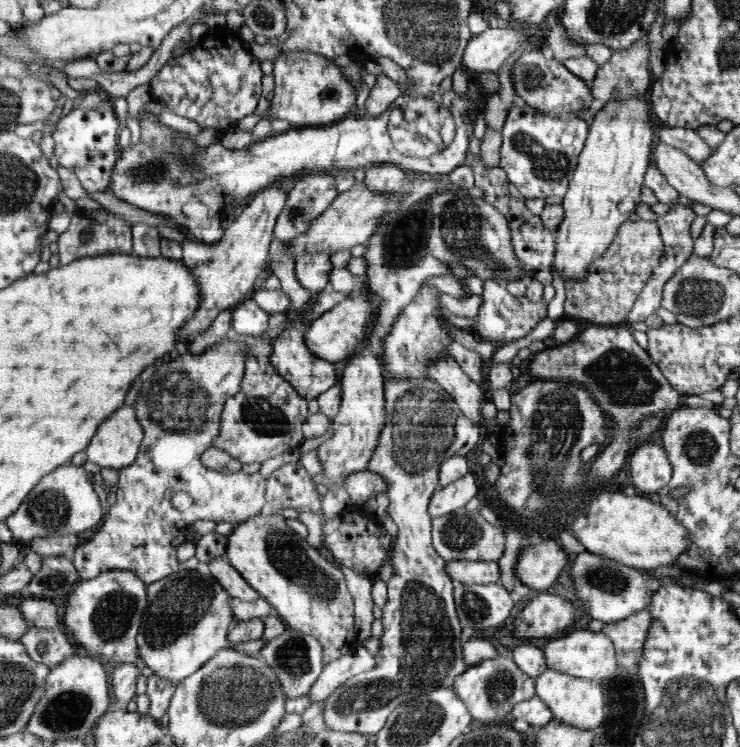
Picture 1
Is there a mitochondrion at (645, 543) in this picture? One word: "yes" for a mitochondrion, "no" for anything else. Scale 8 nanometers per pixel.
no

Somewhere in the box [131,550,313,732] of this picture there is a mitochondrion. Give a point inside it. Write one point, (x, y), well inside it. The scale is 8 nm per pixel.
(179, 605)

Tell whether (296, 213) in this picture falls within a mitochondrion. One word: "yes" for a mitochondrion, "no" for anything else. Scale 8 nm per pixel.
yes

